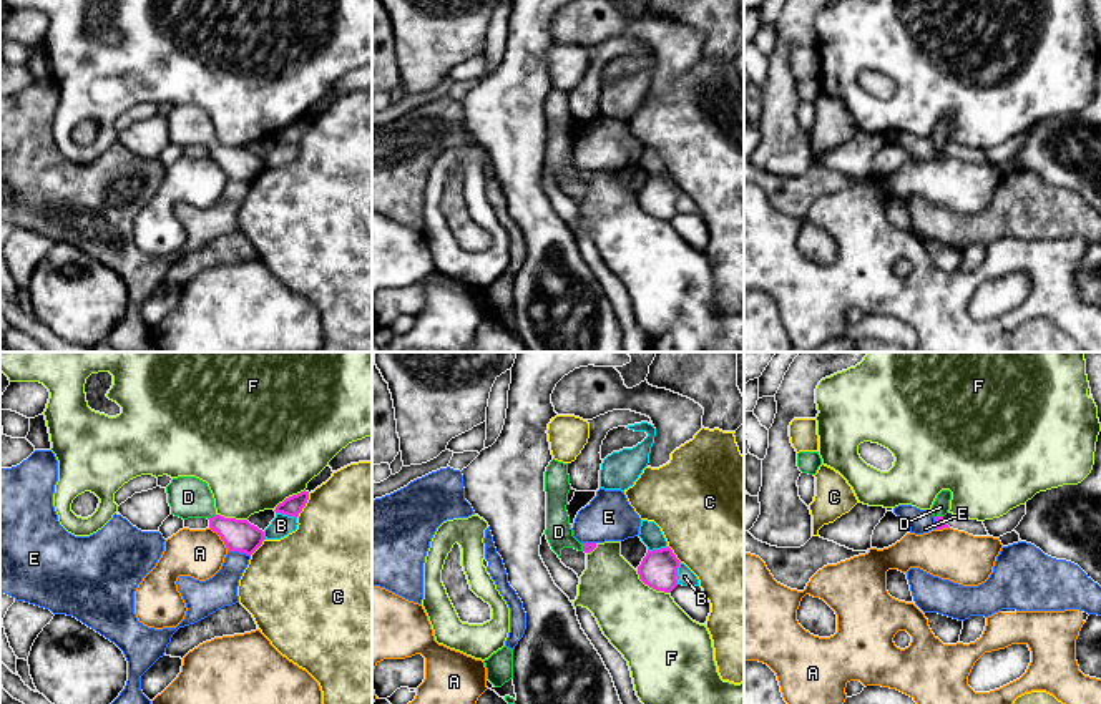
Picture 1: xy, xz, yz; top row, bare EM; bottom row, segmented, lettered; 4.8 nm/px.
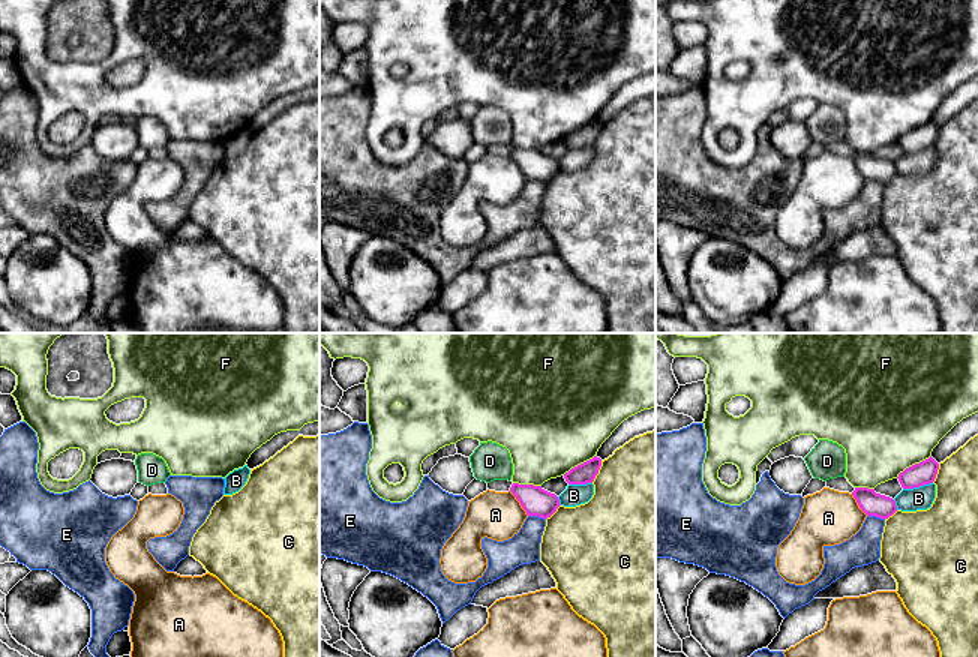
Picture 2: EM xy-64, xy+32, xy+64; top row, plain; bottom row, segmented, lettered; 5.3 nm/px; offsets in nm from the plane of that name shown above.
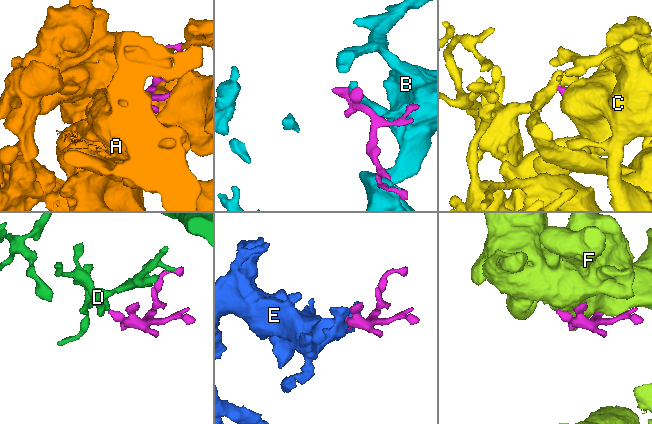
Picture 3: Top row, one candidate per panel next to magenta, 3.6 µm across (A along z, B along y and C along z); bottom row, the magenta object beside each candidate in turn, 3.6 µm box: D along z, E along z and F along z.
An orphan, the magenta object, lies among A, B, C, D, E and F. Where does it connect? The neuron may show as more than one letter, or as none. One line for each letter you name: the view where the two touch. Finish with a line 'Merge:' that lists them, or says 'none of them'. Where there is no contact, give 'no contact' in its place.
D: meets magenta in xy
Merge: D

